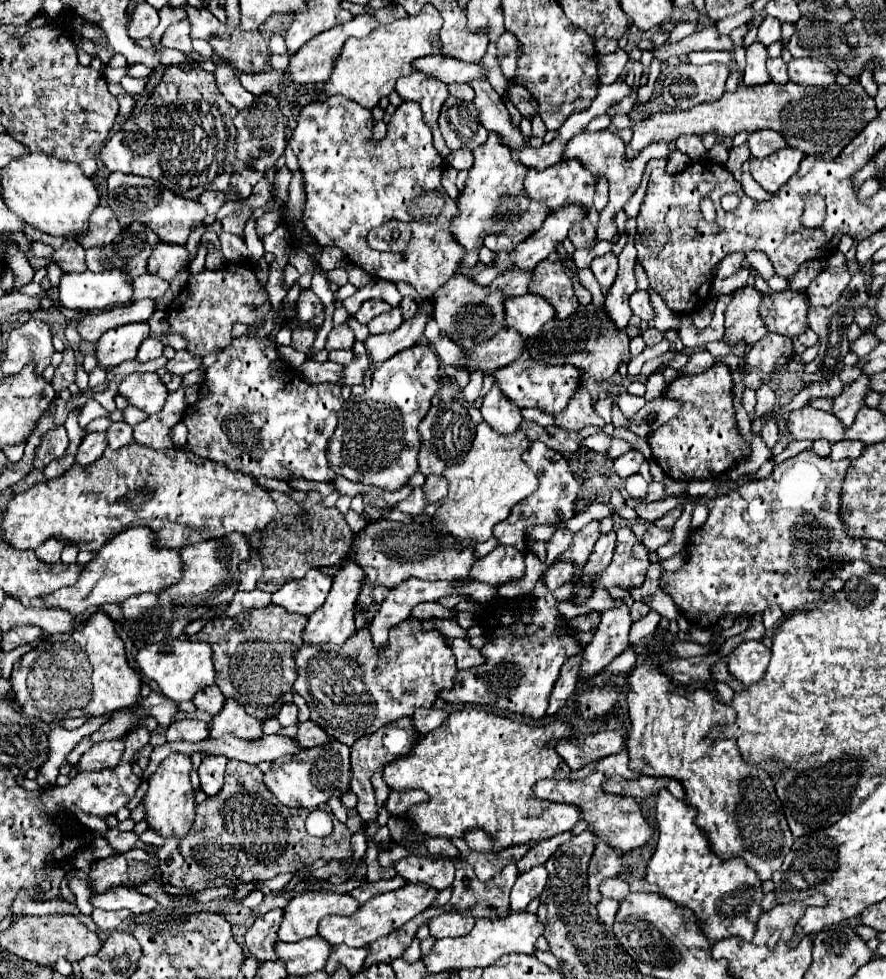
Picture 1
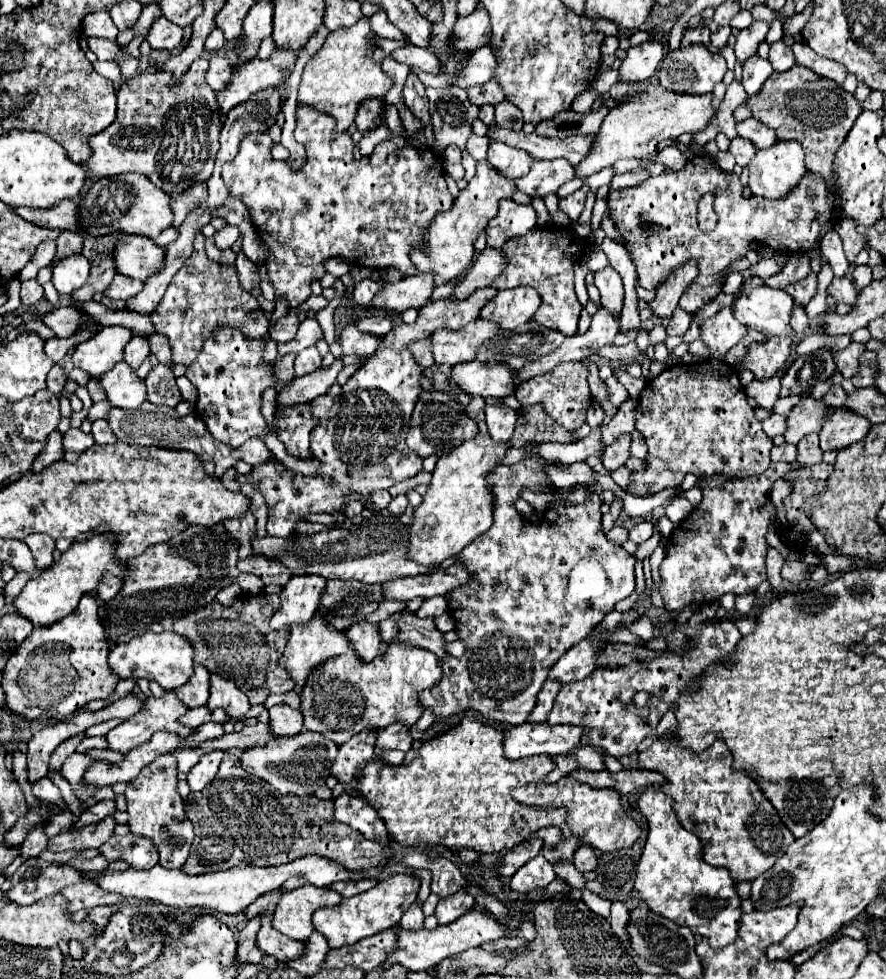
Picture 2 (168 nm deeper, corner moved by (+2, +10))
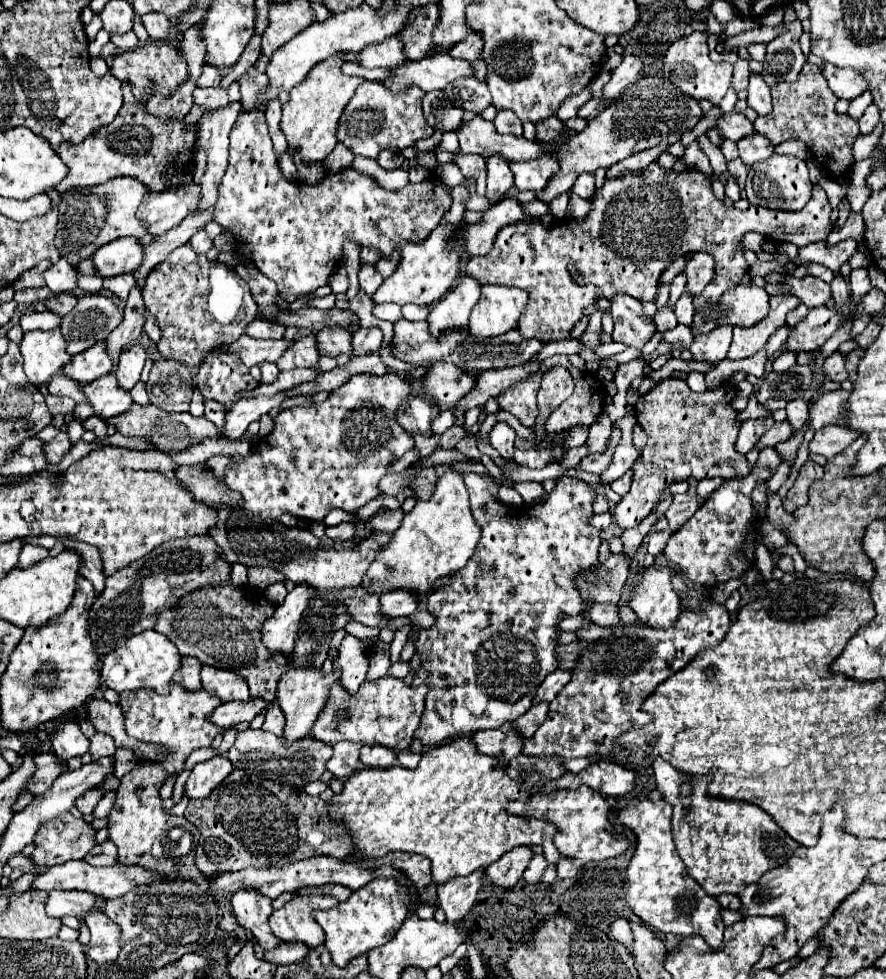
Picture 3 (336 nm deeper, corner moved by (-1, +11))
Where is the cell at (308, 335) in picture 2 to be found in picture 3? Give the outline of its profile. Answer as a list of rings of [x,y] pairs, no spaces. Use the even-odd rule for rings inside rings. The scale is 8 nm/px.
[[[244,335],[242,339],[238,339],[238,343],[228,345],[224,351],[238,351],[238,355],[242,355],[242,361],[248,367],[260,365],[264,361],[268,363],[278,363],[278,359],[294,345],[294,341],[266,341],[266,339],[254,339]]]

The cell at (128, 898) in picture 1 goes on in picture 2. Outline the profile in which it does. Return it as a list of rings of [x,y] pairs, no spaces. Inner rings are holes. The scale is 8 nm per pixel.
[[[89,880],[65,886],[61,890],[61,894],[69,902],[69,906],[67,906],[69,912],[77,912],[77,910],[87,910],[89,912],[95,906],[113,906],[113,904],[123,900],[123,896],[103,892],[95,882],[89,882]]]

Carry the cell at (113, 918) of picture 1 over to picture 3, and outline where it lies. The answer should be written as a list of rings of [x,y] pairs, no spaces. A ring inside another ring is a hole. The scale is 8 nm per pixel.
[[[100,911],[86,915],[84,923],[90,929],[90,945],[86,951],[88,957],[94,959],[96,963],[116,961],[120,953],[120,943],[118,943],[120,927],[116,927],[116,923]]]

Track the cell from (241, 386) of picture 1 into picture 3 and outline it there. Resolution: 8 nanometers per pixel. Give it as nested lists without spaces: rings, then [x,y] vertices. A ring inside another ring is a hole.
[[[212,351],[196,373],[196,389],[206,397],[218,401],[226,411],[240,399],[240,393],[260,387],[242,363],[238,353]]]

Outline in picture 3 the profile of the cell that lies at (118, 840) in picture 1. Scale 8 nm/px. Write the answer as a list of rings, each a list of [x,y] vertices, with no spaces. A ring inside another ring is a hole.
[[[66,813],[46,823],[34,843],[36,851],[30,855],[34,863],[60,865],[70,859],[84,859],[96,845],[96,829],[88,821]]]

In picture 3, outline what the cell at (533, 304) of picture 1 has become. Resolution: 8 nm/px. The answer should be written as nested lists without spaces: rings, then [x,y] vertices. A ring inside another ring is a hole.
[[[482,285],[482,295],[470,313],[470,333],[474,337],[496,337],[518,325],[528,305],[528,291],[518,287]]]

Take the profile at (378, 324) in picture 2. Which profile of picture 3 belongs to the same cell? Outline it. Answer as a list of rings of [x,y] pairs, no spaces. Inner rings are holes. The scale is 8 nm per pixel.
[[[360,327],[352,337],[354,355],[364,355],[364,353],[370,353],[370,351],[378,351],[380,345],[382,345],[382,337],[384,337],[384,333],[378,327],[368,327],[368,329]]]

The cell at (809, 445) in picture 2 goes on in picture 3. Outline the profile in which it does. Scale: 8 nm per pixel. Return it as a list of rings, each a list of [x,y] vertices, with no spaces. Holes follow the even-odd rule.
[[[782,461],[774,475],[766,482],[768,485],[768,496],[776,493],[779,490],[783,483],[788,479],[791,469],[792,466],[789,464],[788,461]]]

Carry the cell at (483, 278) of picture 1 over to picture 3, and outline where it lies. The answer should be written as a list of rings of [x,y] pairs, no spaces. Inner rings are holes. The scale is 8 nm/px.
[[[406,304],[402,307],[402,316],[409,321],[426,320],[430,309],[428,306],[418,306],[415,304]]]

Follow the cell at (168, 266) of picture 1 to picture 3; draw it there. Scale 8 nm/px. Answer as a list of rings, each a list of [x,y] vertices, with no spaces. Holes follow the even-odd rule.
[[[134,237],[106,243],[94,253],[94,265],[102,271],[102,277],[114,277],[122,273],[136,273],[144,261],[146,245]]]

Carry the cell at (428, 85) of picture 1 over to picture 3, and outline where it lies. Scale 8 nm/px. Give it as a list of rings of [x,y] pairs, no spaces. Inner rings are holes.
[[[364,81],[342,113],[342,119],[338,123],[338,141],[352,149],[354,155],[364,155],[370,159],[374,159],[378,151],[386,147],[396,151],[412,147],[418,139],[426,139],[434,133],[434,129],[422,115],[424,95],[426,93],[420,87],[392,91],[382,81]]]

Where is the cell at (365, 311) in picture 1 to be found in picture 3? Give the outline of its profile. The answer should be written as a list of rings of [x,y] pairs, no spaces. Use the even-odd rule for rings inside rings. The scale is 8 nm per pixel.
[[[362,267],[360,269],[360,287],[368,293],[368,295],[374,295],[376,289],[380,287],[382,279],[378,275],[378,271],[374,267]]]

